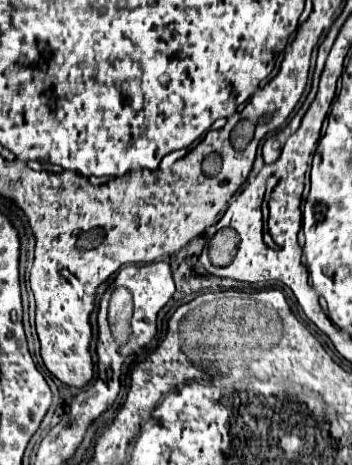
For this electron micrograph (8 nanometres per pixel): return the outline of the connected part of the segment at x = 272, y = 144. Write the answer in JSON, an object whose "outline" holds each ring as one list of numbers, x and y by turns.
{"outline":[[267,139,263,143,263,159,265,163,271,163,277,159,277,155,281,153,281,147,283,147,285,139]]}

